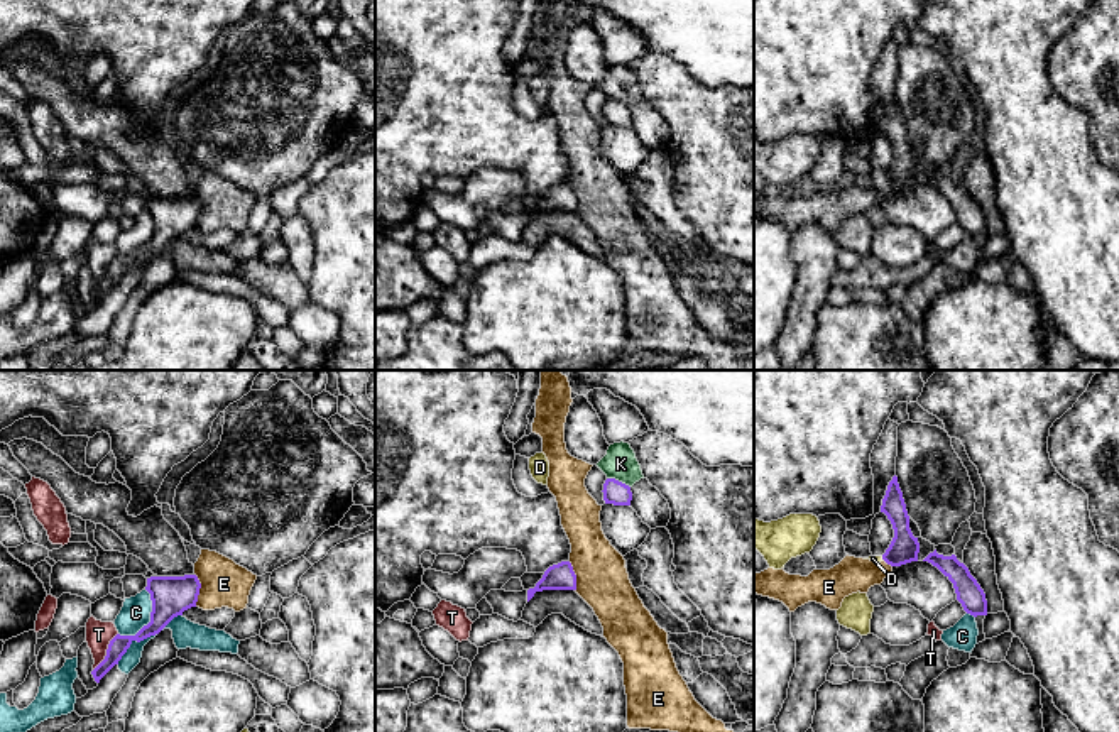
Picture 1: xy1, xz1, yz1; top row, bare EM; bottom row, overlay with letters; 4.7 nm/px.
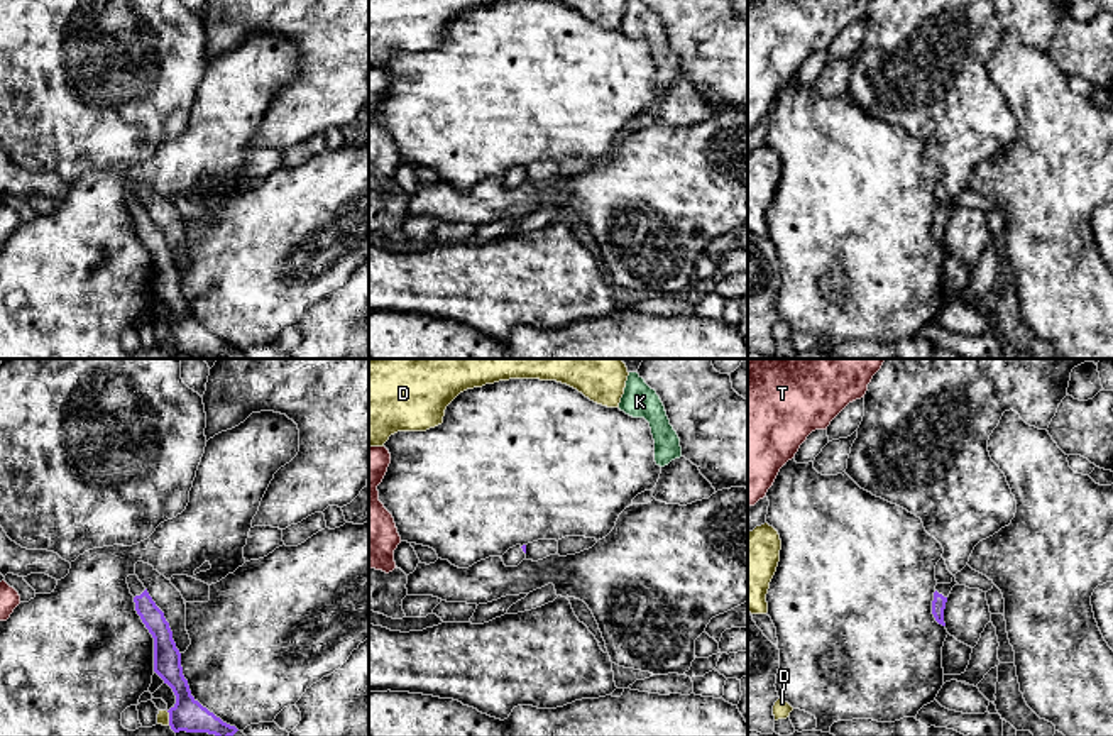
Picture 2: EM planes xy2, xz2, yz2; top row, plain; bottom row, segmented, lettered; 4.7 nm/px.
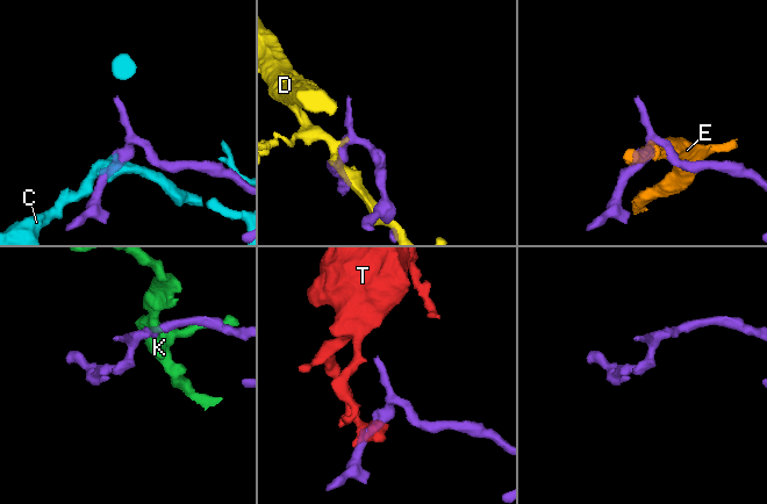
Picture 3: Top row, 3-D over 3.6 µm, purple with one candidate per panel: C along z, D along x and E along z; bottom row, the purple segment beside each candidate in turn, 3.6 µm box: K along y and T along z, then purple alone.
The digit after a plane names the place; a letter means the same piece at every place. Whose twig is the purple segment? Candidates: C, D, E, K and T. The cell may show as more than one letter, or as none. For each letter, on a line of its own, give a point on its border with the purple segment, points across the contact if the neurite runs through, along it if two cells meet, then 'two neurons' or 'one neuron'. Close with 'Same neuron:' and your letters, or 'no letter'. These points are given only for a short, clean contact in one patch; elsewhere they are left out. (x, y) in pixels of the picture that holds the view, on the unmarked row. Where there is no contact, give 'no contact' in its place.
C: contact xy1 (151, 240); border xy1 (146, 210), (151, 220), (151, 240), (134, 256), (120, 257); two neurons
D: contact xy2 (169, 339); border xy2 (166, 332), (169, 346); two neurons
E: contact xy1 (198, 212); two neurons
K: contact xz1 (617, 102); border xz1 (607, 98), (614, 98), (629, 109); two neurons
T: contact xy1 (107, 273); border xy1 (117, 254), (109, 266), (105, 279), (93, 291); two neurons
Same neuron: no letter

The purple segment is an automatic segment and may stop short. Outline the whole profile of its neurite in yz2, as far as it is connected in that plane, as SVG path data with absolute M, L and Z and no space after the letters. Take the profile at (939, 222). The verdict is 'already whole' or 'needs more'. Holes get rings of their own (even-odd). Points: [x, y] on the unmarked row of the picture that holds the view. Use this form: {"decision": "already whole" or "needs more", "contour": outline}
{"decision": "needs more", "contour": "M956 196L952 198L951 205L935 206L934 222L932 222L932 235L934 235L935 242L942 247L946 247L946 244L944 244L946 223L947 223L947 218L954 206L957 206Z"}

